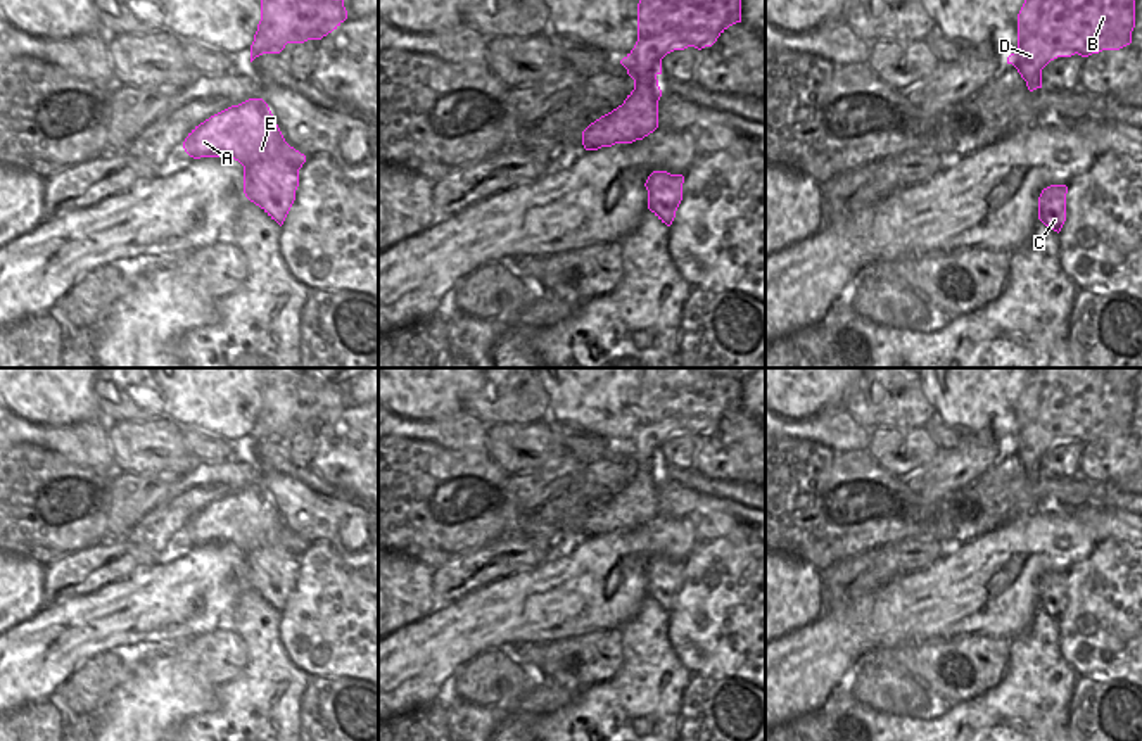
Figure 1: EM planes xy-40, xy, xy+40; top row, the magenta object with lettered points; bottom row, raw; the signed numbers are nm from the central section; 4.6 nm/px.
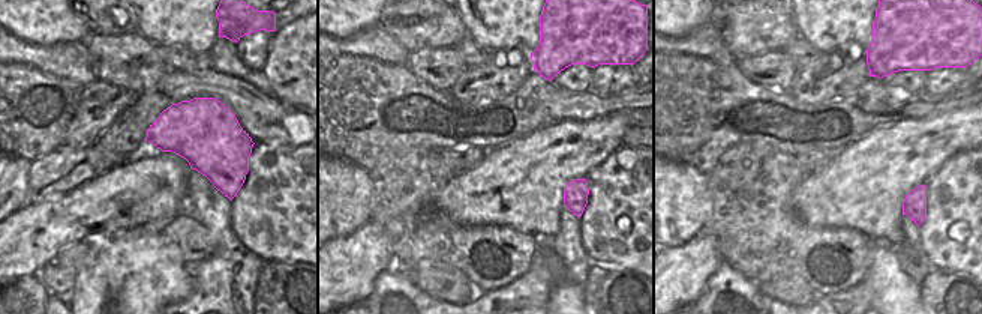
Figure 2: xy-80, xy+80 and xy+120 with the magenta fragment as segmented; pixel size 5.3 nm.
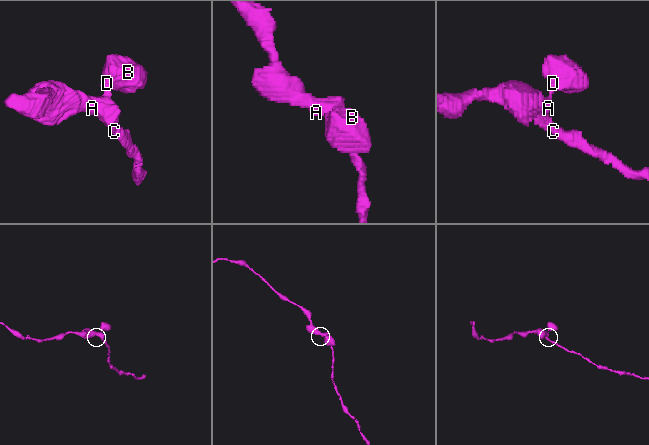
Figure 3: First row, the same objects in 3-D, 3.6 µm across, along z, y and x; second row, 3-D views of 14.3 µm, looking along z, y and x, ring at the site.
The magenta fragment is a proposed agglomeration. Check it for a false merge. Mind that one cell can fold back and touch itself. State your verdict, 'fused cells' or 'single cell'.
single cell

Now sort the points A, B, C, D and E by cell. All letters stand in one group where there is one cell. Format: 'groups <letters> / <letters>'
groups A B C D E

